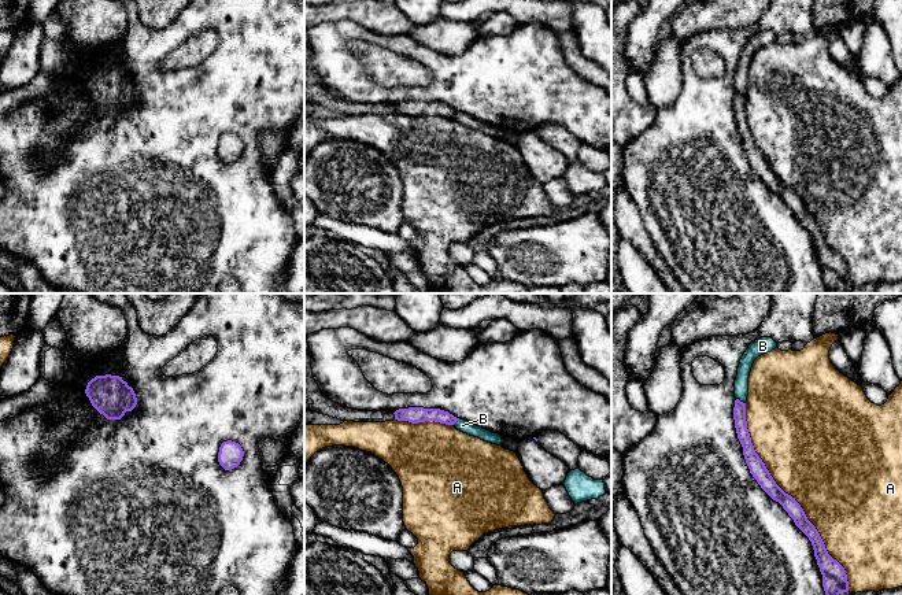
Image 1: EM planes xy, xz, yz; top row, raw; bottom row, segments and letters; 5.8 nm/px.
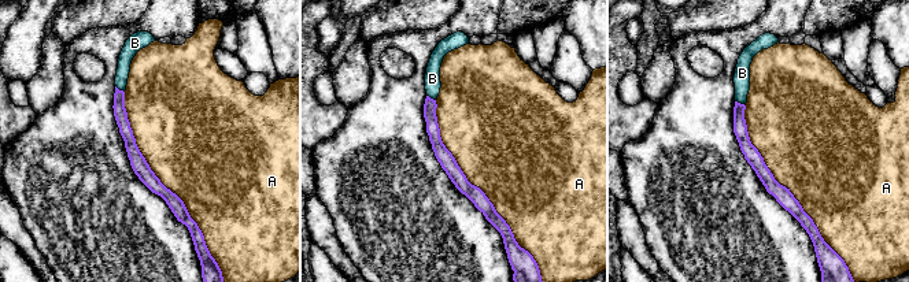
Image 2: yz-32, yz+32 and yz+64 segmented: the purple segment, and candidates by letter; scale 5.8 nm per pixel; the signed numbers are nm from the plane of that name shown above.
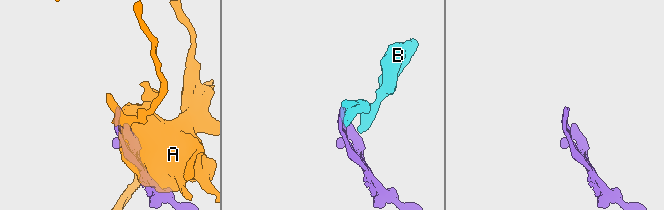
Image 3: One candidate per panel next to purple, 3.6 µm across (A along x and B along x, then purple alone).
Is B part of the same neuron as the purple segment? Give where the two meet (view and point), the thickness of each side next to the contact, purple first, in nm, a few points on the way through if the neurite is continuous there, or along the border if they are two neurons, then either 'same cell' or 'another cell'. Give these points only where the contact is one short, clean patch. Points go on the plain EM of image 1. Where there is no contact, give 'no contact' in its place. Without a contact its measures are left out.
meets purple in yz at (739, 93); 80 nm thick on the purple side, 80 nm on the other; border along yz (736, 91), (745, 96); another cell

